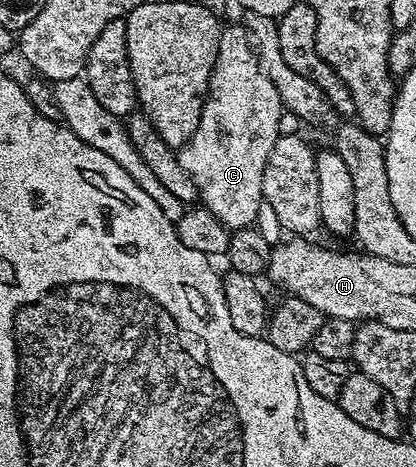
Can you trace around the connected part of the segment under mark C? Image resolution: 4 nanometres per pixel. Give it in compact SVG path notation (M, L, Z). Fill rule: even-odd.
M227 24L220 35L220 51L216 51L200 127L177 154L180 167L196 183L201 204L231 231L253 226L258 208L263 208L264 167L280 136L282 117L282 100L260 67L250 32L245 24Z

